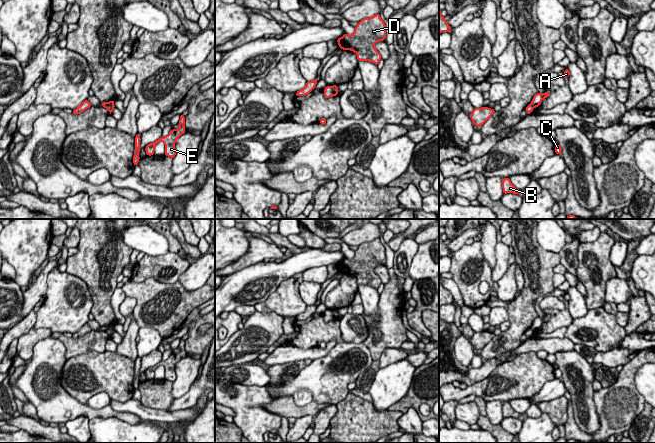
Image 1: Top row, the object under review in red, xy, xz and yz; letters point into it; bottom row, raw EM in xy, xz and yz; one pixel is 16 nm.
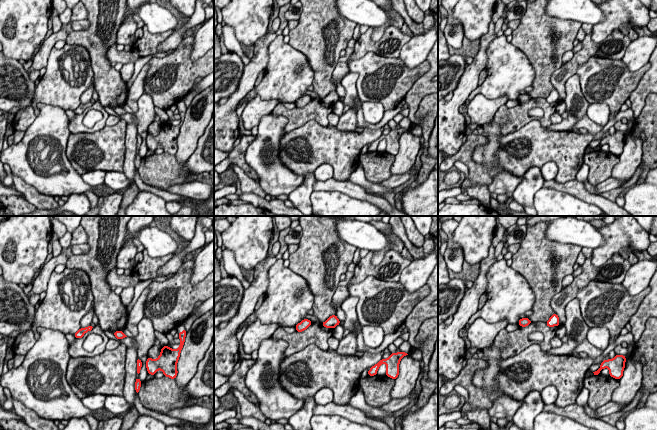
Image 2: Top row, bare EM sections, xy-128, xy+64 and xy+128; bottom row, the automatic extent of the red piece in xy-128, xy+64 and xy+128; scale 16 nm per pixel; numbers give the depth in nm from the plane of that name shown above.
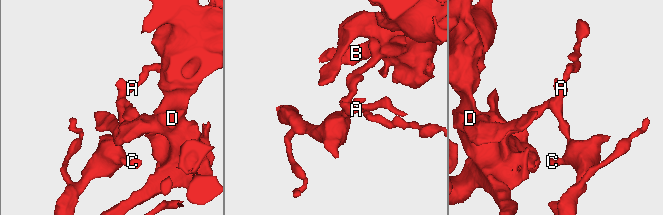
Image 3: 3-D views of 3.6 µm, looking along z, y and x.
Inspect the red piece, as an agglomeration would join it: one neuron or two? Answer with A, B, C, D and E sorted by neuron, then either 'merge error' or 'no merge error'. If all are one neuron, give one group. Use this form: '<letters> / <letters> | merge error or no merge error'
A C / B D E | merge error

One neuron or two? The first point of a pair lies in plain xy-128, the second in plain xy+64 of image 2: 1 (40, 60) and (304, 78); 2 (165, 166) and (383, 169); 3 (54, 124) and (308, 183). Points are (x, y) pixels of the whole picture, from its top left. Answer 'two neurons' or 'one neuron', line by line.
1: two neurons
2: one neuron
3: two neurons

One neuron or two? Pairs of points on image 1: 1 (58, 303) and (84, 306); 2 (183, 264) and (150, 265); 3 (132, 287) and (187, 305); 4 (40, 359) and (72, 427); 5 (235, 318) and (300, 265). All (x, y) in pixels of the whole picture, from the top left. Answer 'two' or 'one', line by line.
1: one
2: one
3: one
4: two
5: two

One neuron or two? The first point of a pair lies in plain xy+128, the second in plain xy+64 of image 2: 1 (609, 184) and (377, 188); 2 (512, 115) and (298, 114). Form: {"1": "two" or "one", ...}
{"1": "two", "2": "one"}

